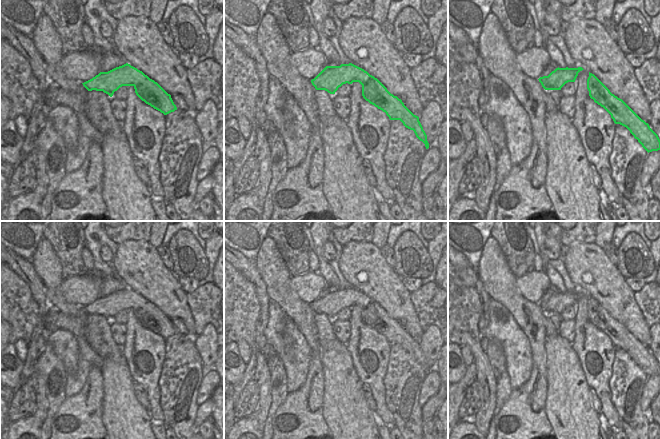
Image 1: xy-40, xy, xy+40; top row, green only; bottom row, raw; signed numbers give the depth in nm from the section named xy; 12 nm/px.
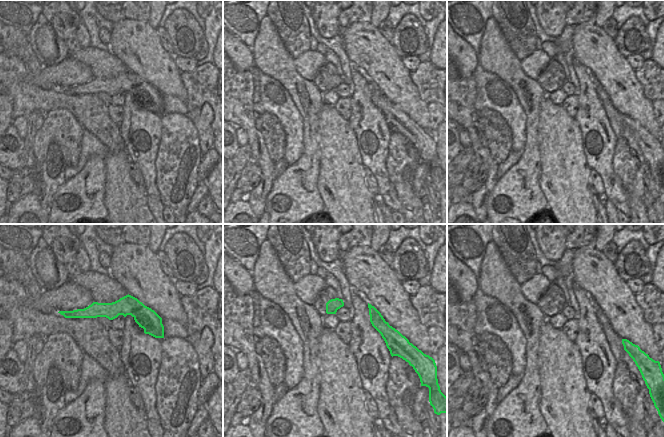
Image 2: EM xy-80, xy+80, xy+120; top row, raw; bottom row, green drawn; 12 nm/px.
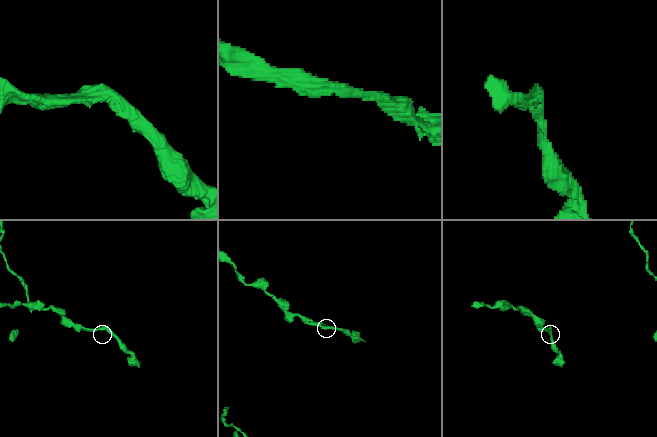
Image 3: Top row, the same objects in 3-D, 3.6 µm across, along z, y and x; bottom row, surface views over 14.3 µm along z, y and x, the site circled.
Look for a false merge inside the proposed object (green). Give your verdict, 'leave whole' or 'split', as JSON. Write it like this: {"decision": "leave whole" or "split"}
{"decision": "leave whole"}

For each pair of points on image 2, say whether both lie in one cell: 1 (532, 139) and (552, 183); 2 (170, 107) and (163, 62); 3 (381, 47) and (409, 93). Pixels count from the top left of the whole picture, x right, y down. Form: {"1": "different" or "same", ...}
{"1": "different", "2": "different", "3": "same"}

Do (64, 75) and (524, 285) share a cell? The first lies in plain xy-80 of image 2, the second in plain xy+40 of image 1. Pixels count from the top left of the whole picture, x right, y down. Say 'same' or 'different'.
same

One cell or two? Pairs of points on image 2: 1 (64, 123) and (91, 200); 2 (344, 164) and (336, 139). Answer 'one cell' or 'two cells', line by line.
1: two cells
2: one cell

